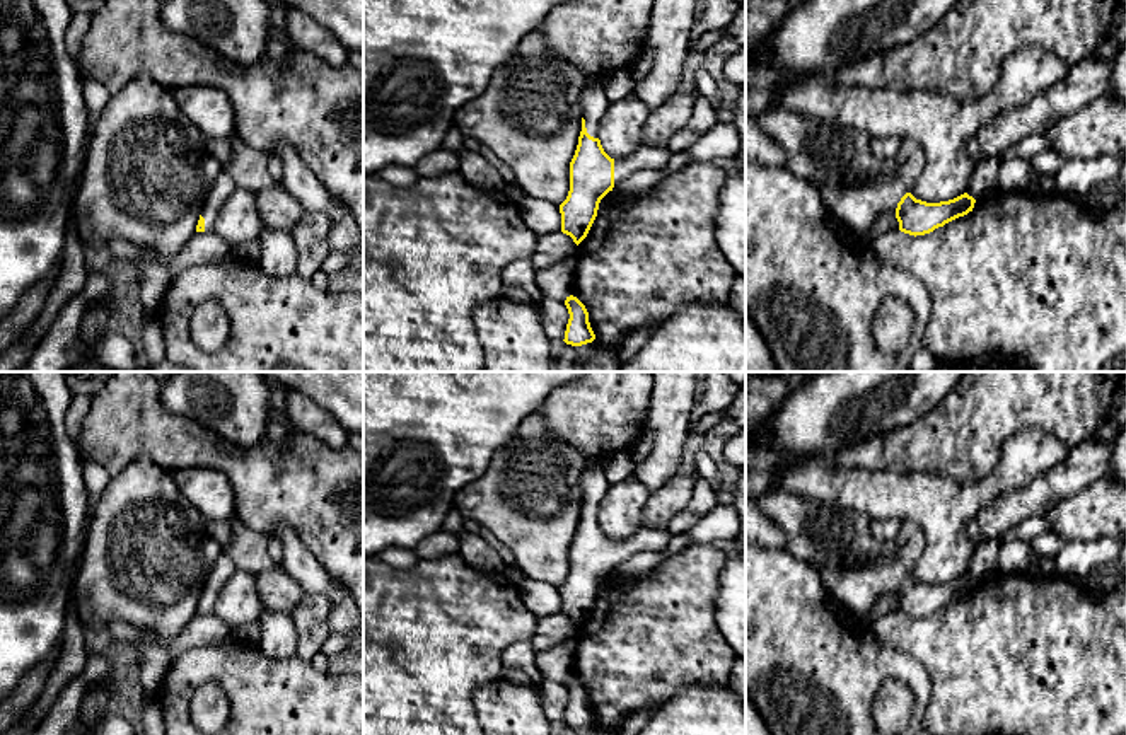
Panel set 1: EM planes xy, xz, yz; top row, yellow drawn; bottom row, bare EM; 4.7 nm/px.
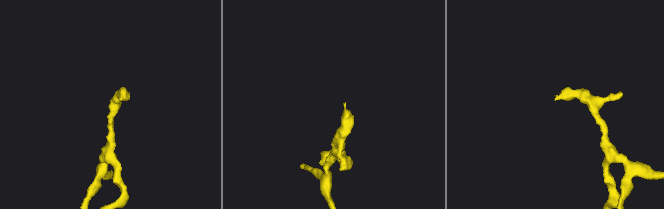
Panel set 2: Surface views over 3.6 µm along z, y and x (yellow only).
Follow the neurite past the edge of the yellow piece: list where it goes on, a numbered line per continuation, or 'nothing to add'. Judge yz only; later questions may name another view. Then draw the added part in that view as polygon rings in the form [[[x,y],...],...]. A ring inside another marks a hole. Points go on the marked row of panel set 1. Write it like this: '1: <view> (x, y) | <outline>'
1: yz (857, 205) | [[[872,176],[865,182],[817,182],[826,206],[860,239],[880,215],[896,211],[909,188],[897,177]]]

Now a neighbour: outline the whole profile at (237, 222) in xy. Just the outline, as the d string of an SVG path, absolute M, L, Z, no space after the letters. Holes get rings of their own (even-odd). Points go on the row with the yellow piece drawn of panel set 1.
M235 188L218 211L213 232L217 232L235 252L244 244L259 237L264 223L258 211L256 193Z

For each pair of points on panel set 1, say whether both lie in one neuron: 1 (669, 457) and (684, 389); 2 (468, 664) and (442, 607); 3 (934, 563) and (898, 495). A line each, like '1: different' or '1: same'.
1: same
2: same
3: same

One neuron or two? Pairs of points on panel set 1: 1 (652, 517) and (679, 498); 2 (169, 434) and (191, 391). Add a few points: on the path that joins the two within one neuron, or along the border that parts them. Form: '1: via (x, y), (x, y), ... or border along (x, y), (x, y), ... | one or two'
1: via (659, 510), (673, 498) | one
2: border along (159, 389), (159, 399), (168, 410), (215, 434) | two

